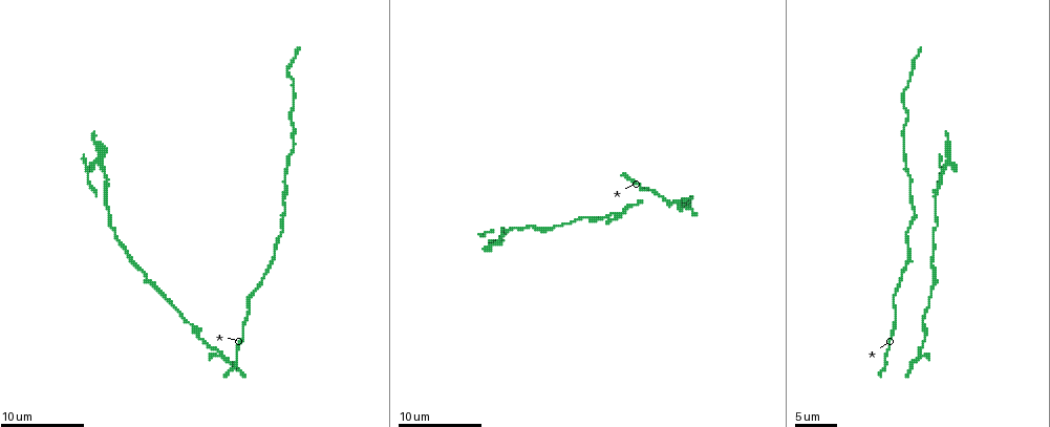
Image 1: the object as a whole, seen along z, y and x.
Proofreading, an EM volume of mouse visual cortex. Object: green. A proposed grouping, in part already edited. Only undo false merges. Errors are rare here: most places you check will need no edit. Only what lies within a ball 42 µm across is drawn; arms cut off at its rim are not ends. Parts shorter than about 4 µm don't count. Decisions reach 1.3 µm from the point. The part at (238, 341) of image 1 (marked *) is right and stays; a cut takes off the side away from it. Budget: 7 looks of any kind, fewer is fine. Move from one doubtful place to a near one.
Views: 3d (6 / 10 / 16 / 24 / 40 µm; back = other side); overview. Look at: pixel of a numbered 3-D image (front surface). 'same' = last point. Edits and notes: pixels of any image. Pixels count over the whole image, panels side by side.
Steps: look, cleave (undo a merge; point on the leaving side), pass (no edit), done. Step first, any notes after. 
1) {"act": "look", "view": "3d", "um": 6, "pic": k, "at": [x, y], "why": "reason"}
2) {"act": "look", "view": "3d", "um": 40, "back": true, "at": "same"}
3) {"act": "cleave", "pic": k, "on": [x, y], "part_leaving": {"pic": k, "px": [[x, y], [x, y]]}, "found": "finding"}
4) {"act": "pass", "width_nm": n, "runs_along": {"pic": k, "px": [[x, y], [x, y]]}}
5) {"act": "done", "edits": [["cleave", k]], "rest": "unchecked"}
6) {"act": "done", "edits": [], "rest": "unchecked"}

{"act": "look", "view": "3d", "um": 10, "pic": 1, "at": [924, 320], "why": "thick turns thin"}

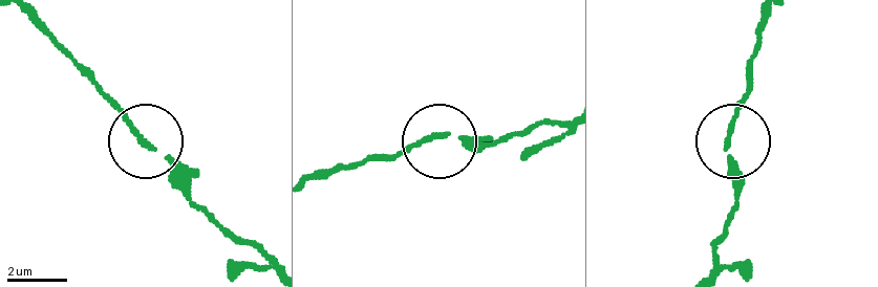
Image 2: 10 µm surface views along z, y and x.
{"act": "pass", "found": "all the same cell"}

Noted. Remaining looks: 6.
{"act": "look", "view": "3d", "um": 16, "pic": 1, "at": [934, 277], "why": "narrows sharply"}

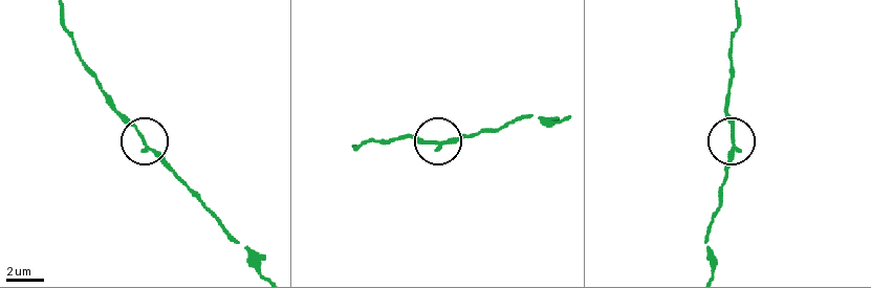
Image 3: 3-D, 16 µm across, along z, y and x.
{"act": "look", "view": "3d", "um": 16, "back": true, "pic": 3, "at": [143, 134]}

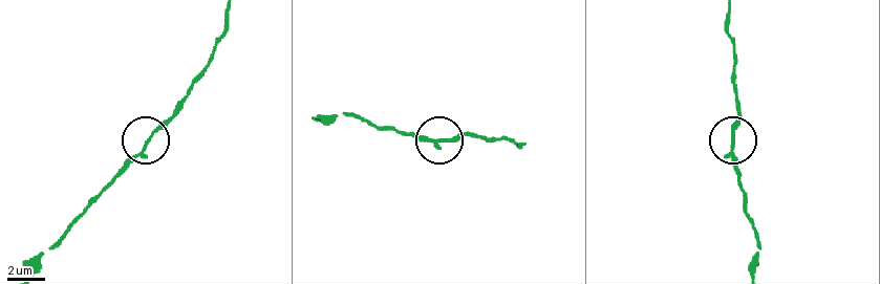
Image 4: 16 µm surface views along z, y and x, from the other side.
{"act": "pass", "found": "continuous, no second cell"}

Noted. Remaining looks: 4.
{"act": "look", "view": "3d", "um": 16, "pic": 1, "at": [936, 199], "why": "sudden change in width"}

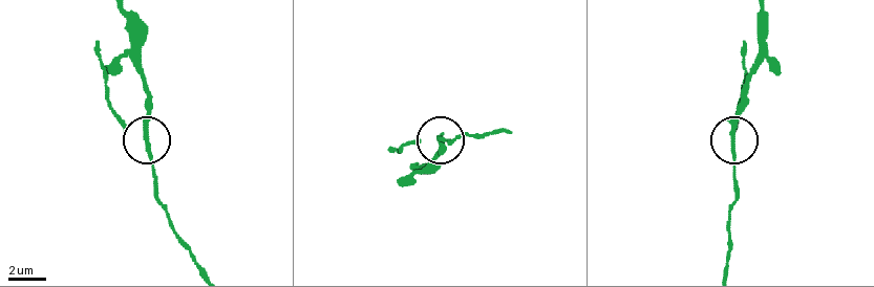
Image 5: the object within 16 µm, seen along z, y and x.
{"act": "cleave", "pic": 5, "on": [145, 134], "part_leaving": {"pic": 5, "px": [[149, 159], [149, 90], [130, 48], [125, 10]]}, "found": "two cells meet here"}

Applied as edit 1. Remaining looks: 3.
{"act": "look", "view": "overview"}

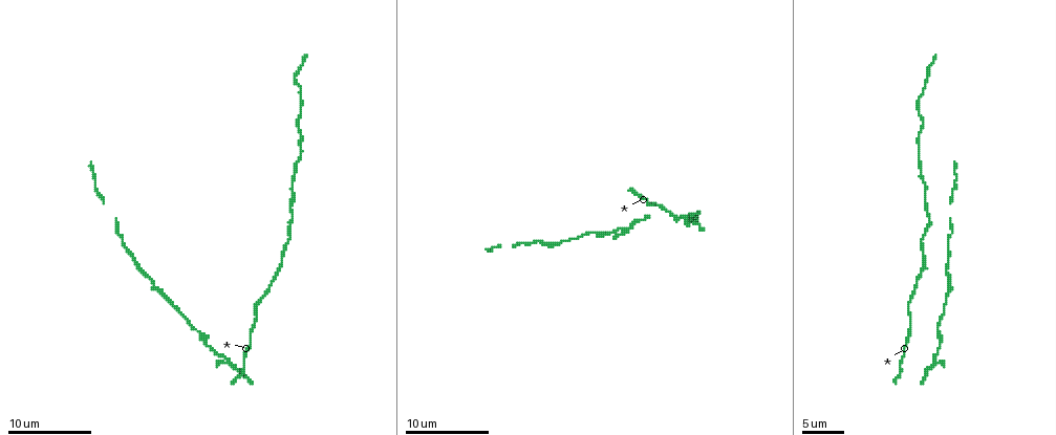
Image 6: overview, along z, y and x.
{"act": "look", "view": "3d", "um": 6, "pic": 6, "at": [922, 238], "why": "thin neck"}

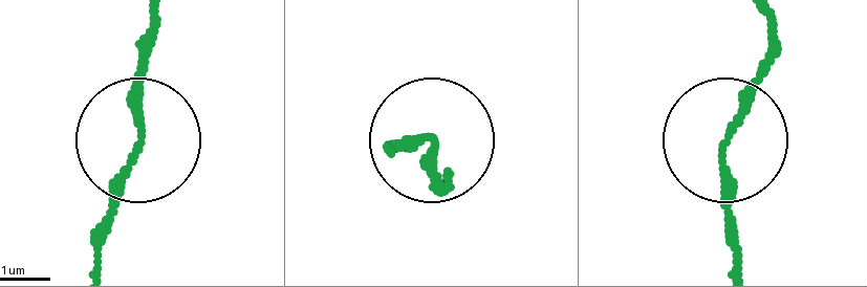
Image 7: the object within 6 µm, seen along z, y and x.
{"act": "look", "view": "3d", "um": 6, "back": true, "pic": 7, "at": [432, 139]}

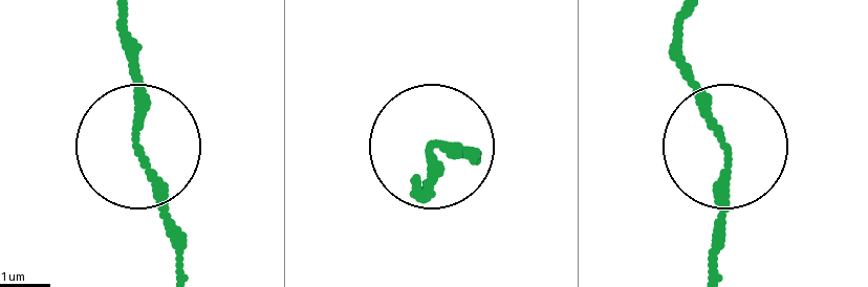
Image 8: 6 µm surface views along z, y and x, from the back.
{"act": "pass", "width_nm": 140, "runs_along": {"pic": 8, "px": [[182, 274], [166, 186], [132, 137], [132, 53]]}, "found": "all the same cell"}

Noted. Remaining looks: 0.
{"act": "done", "edits": [["cleave", 5]], "rest": "unchecked"}

